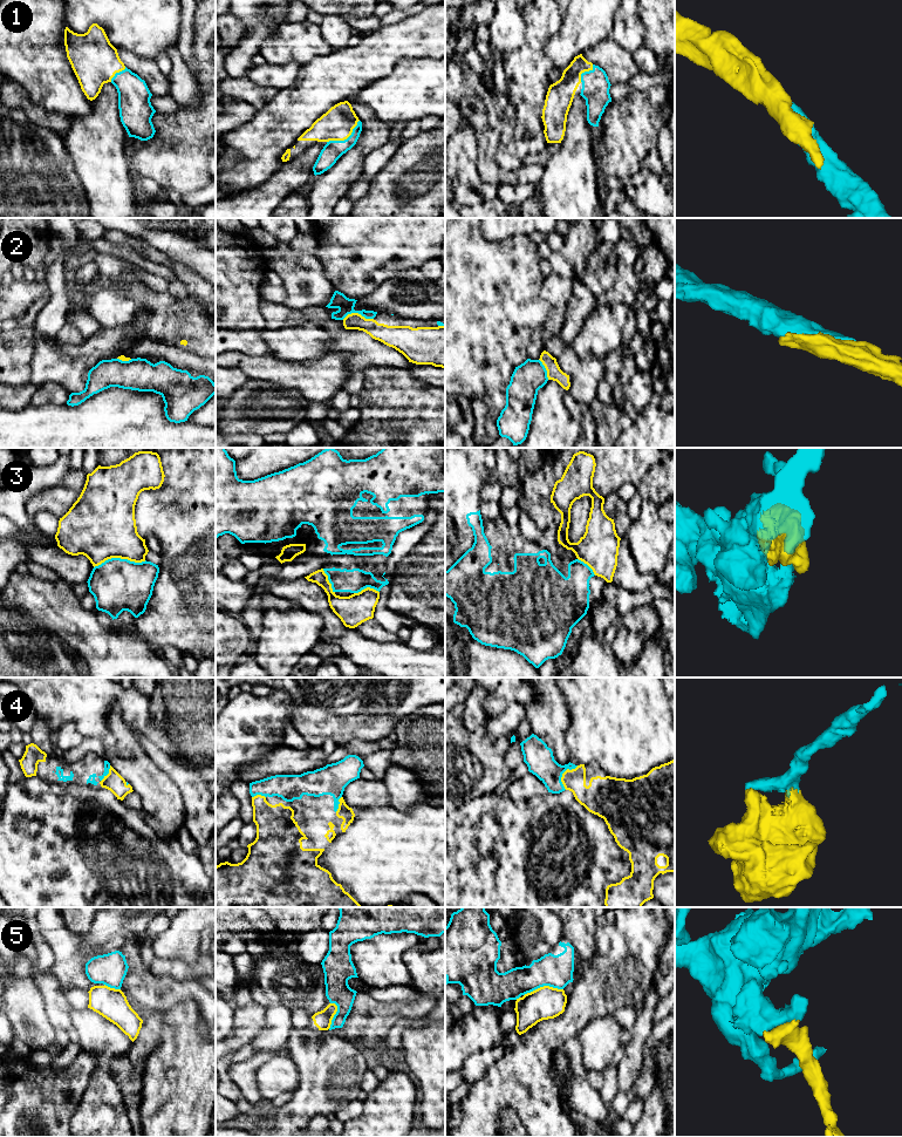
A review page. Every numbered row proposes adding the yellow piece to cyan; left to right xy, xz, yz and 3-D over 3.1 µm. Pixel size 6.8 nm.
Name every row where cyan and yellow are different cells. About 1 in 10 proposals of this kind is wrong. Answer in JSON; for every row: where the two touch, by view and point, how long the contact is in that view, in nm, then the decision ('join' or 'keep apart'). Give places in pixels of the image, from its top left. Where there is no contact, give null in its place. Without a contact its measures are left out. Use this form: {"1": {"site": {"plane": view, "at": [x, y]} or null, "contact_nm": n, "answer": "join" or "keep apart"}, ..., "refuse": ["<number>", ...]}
{"1": {"site": {"plane": "xz", "at": [347, 138]}, "contact_nm": 280, "answer": "join"}, "2": {"site": {"plane": "xz", "at": [357, 312]}, "contact_nm": 220, "answer": "join"}, "3": {"site": {"plane": "xy", "at": [120, 558]}, "contact_nm": 360, "answer": "join"}, "4": {"site": {"plane": "yz", "at": [562, 773]}, "contact_nm": 190, "answer": "join"}, "5": {"site": {"plane": "yz", "at": [542, 986]}, "contact_nm": 280, "answer": "join"}, "refuse": []}

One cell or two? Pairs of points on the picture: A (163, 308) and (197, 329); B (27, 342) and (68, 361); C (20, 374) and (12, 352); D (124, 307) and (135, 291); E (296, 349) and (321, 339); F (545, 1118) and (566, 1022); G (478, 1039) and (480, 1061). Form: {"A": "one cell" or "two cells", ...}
{"A": "one cell", "B": "two cells", "C": "one cell", "D": "two cells", "E": "one cell", "F": "one cell", "G": "two cells"}

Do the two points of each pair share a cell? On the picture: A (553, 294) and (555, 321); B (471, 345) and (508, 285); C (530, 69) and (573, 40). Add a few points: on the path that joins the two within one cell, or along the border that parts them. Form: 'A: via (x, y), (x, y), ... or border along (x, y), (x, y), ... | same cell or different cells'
A: via (557, 301), (557, 314) | same cell
B: via (471, 329), (471, 322), (493, 300) | same cell
C: border along (559, 31), (545, 46), (545, 54), (554, 68) | different cells

